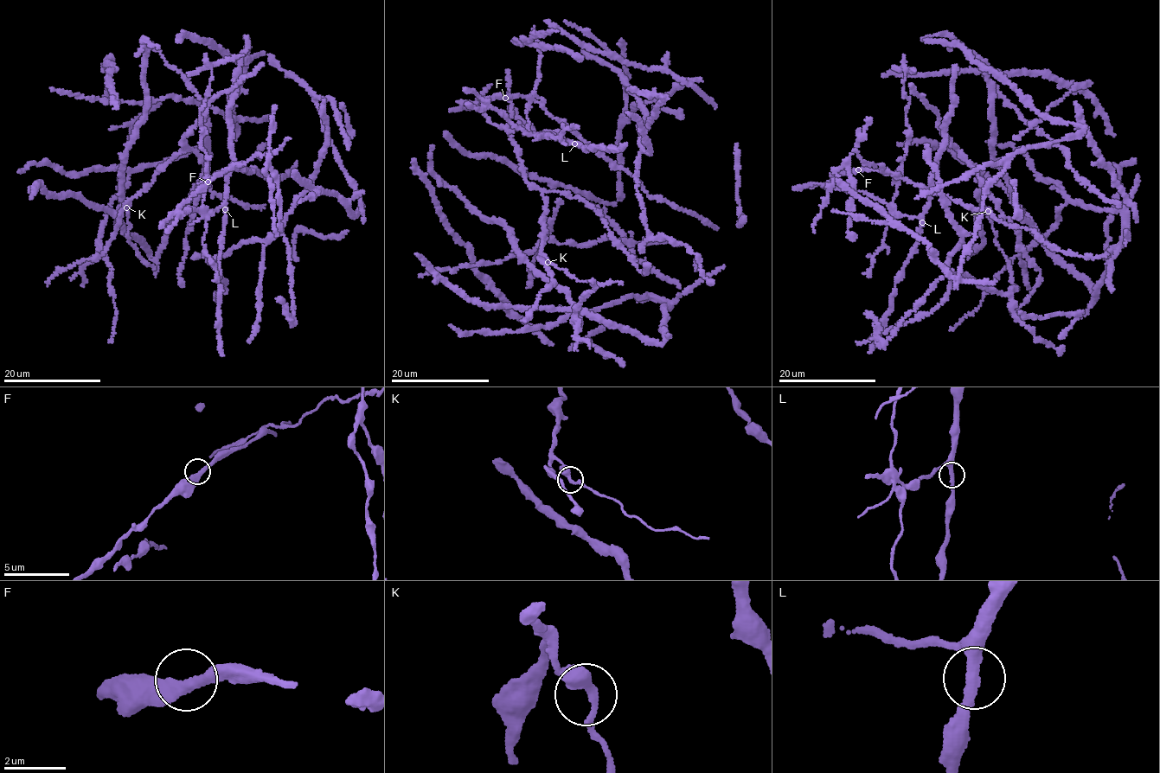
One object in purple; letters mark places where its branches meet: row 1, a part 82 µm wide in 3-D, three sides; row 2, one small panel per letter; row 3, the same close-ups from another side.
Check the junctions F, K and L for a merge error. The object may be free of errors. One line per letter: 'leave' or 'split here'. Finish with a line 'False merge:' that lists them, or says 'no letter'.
F: leave
K: leave
L: leave
False merge: no letter

